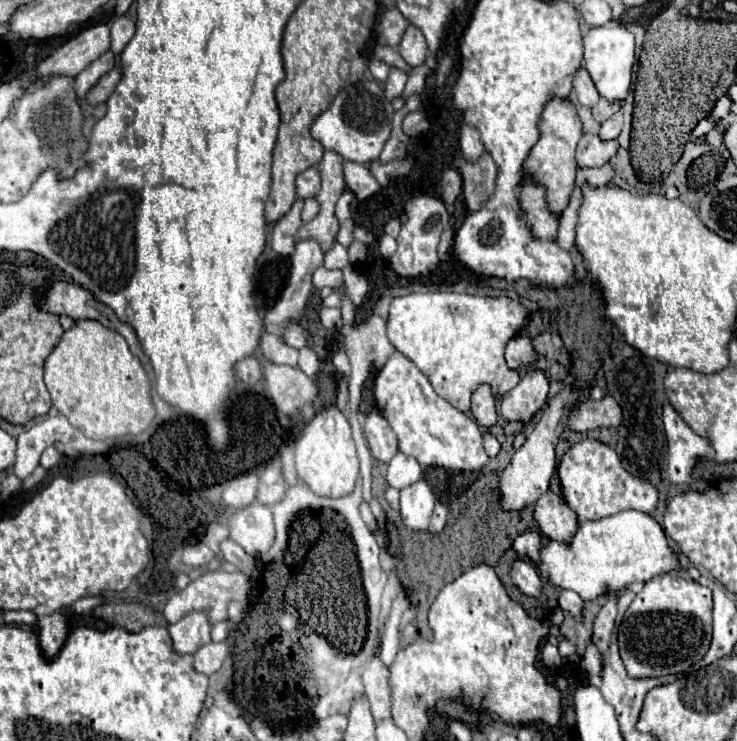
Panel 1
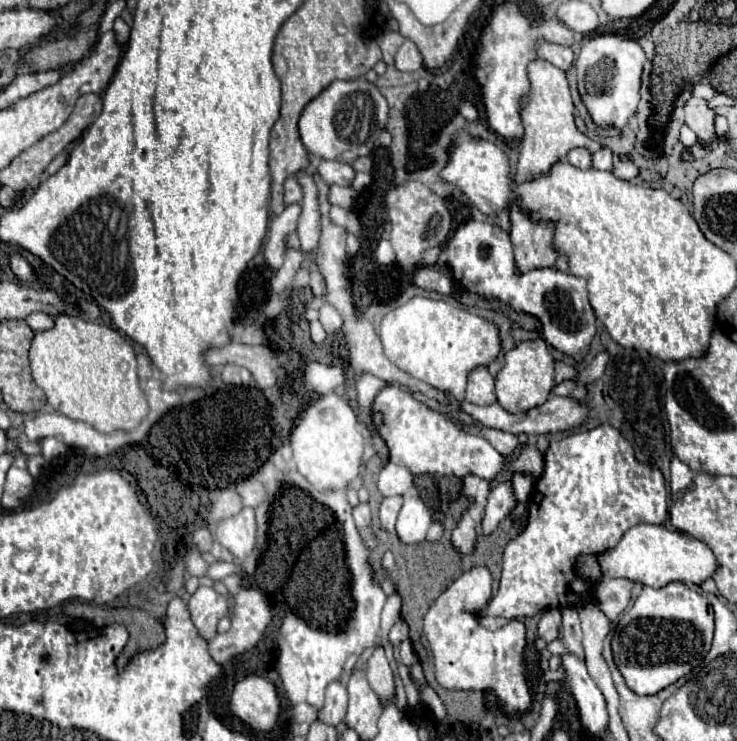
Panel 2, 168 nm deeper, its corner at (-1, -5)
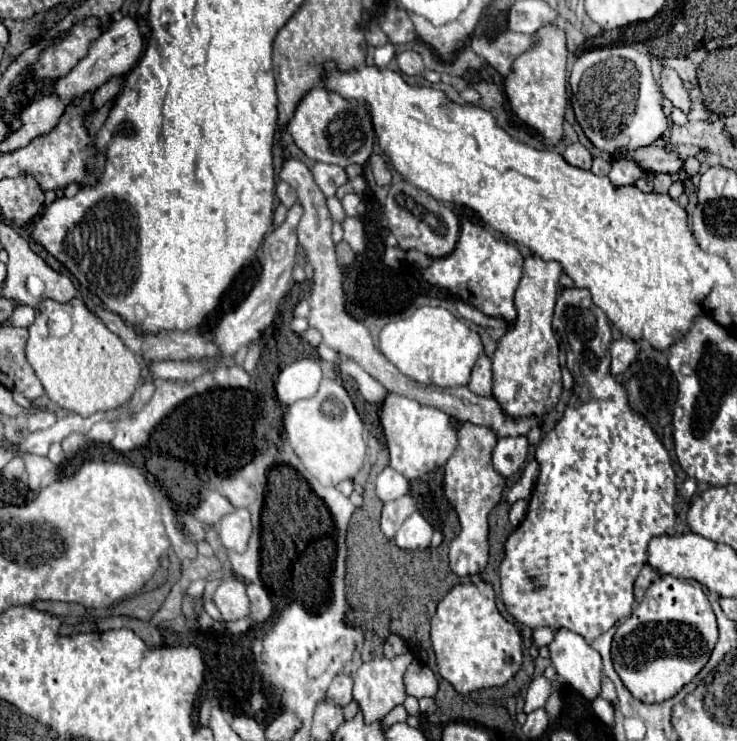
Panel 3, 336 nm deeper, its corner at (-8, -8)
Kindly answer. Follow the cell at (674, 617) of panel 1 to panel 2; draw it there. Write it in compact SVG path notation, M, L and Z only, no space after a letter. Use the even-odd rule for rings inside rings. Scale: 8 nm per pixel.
M681 582L663 588L643 588L635 604L621 616L613 638L613 660L627 686L649 696L687 676L709 652L713 640L713 608L709 600Z

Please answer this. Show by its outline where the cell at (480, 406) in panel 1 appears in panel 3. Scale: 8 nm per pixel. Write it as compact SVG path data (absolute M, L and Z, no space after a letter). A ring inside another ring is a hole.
M486 355L476 361L468 389L480 397L492 397L492 361Z

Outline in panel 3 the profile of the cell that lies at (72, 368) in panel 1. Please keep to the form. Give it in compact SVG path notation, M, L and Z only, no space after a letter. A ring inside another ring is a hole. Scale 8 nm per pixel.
M46 299L38 305L36 313L36 321L28 327L30 339L26 345L26 357L42 381L46 395L58 407L88 417L98 411L122 407L132 399L140 383L140 363L120 337L100 323L84 301L72 299L70 303L60 305Z

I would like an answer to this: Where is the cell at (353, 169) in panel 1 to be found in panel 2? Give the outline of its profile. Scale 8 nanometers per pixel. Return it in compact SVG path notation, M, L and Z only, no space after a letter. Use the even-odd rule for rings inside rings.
M321 160L321 164L317 166L317 174L325 184L339 184L339 186L349 186L355 170L349 164L343 162L335 162L335 160Z

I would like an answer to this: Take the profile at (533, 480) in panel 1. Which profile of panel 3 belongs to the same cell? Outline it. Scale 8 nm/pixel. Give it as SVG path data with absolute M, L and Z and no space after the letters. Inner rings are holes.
M618 339L610 345L610 371L612 375L618 375L622 371L626 371L626 367L636 359L638 353L638 343L628 341L628 339Z

